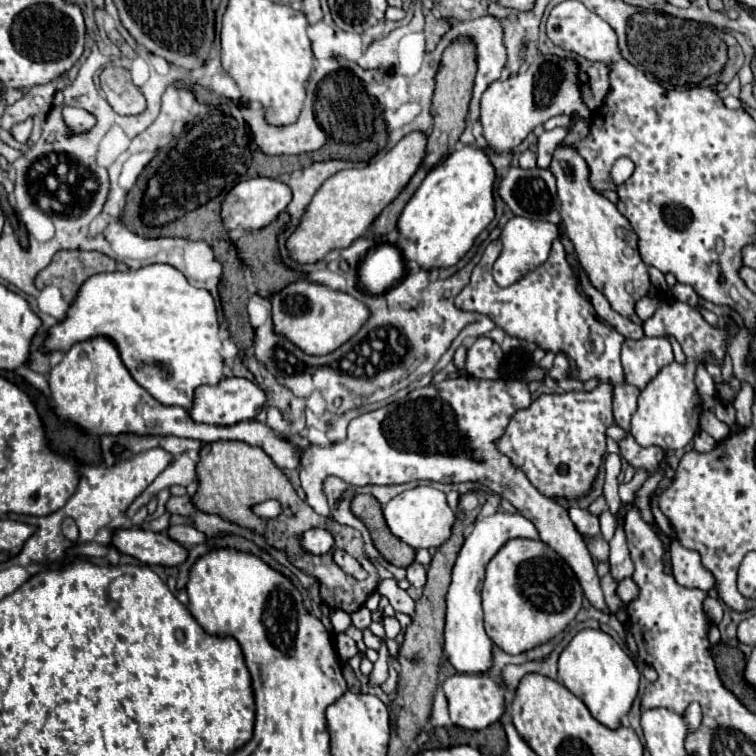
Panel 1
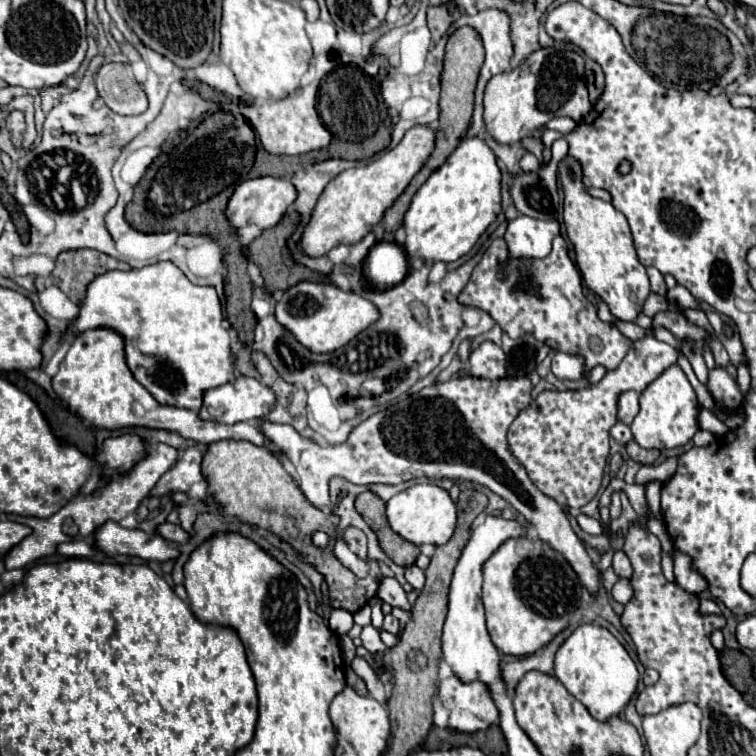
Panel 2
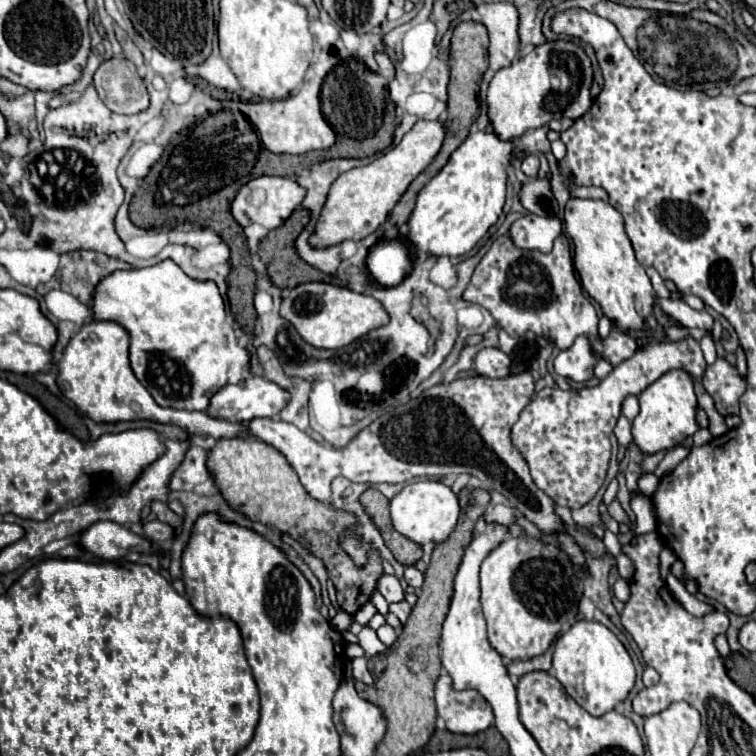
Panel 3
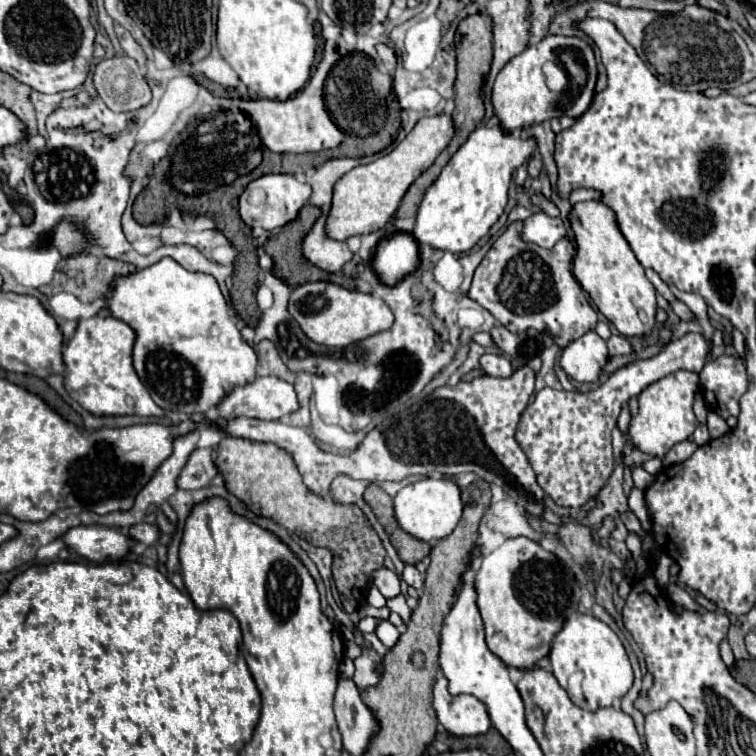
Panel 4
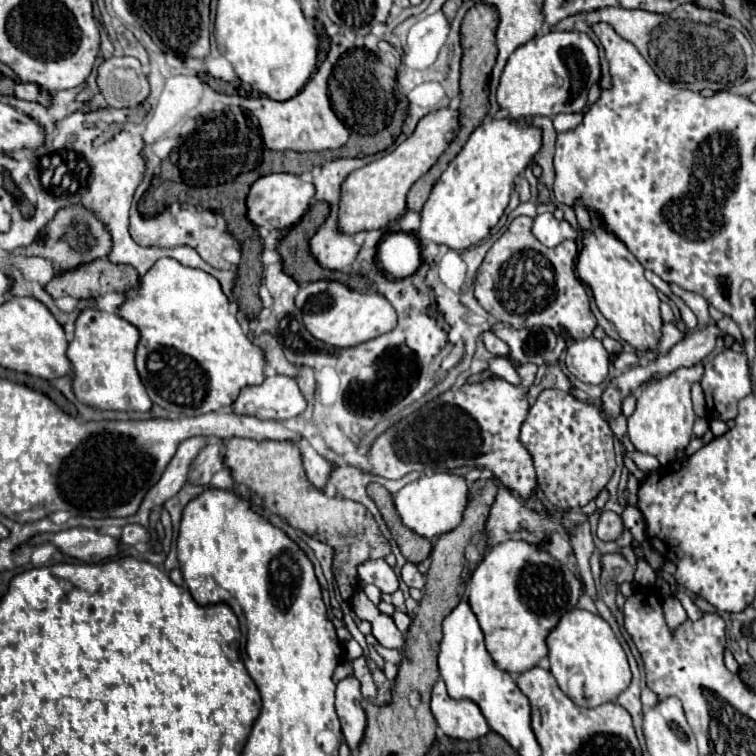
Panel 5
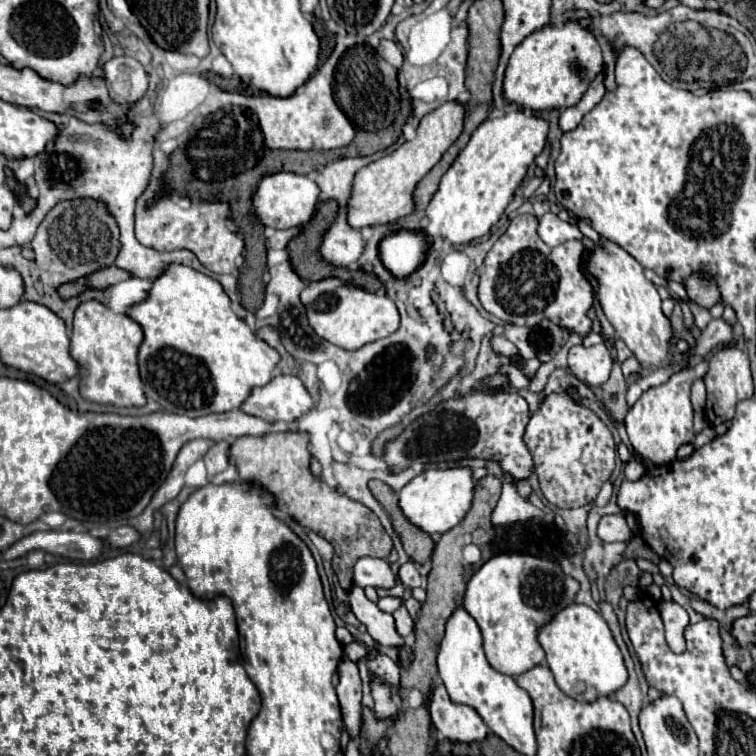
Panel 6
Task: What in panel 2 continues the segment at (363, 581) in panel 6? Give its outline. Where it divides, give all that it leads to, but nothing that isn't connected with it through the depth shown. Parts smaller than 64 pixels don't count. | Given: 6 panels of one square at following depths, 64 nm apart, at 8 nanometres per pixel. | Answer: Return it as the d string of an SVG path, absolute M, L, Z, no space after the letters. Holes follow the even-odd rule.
M382 578L378 586L378 598L388 602L390 606L400 606L402 610L410 610L410 604L406 600L406 592L398 584L396 578Z

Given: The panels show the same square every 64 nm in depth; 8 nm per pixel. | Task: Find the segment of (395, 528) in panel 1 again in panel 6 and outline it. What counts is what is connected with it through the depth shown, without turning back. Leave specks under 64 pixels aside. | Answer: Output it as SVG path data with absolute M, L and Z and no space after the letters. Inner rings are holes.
M460 466L460 468L448 468L448 470L426 470L412 478L400 492L400 508L404 516L422 528L428 534L434 532L446 532L460 524L460 520L466 516L466 512L472 508L474 498L474 480L472 480L472 468Z

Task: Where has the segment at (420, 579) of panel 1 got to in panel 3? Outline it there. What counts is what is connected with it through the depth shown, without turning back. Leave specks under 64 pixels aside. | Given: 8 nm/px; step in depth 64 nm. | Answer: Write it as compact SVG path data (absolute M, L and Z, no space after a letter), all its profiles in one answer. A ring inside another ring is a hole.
M406 566L406 570L404 570L404 580L408 582L408 586L420 590L420 586L422 586L422 582L424 582L424 574L418 572L416 566Z

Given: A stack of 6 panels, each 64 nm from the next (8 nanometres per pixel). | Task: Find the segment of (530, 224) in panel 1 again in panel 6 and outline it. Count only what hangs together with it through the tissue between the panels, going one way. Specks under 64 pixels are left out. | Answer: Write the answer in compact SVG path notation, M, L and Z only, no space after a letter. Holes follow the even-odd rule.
M544 214L540 218L538 234L548 246L558 246L566 240L582 240L584 238L584 234L578 230L578 226L570 226L568 222L560 220L556 214Z

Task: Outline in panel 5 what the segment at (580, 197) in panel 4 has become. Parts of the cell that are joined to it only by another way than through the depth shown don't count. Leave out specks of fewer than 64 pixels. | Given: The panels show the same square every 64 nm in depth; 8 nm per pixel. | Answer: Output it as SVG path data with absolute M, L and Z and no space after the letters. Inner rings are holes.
M575 204L573 209L578 220L579 230L592 231L593 230L592 217L589 214L589 212L587 212L585 208L582 208L578 204Z

